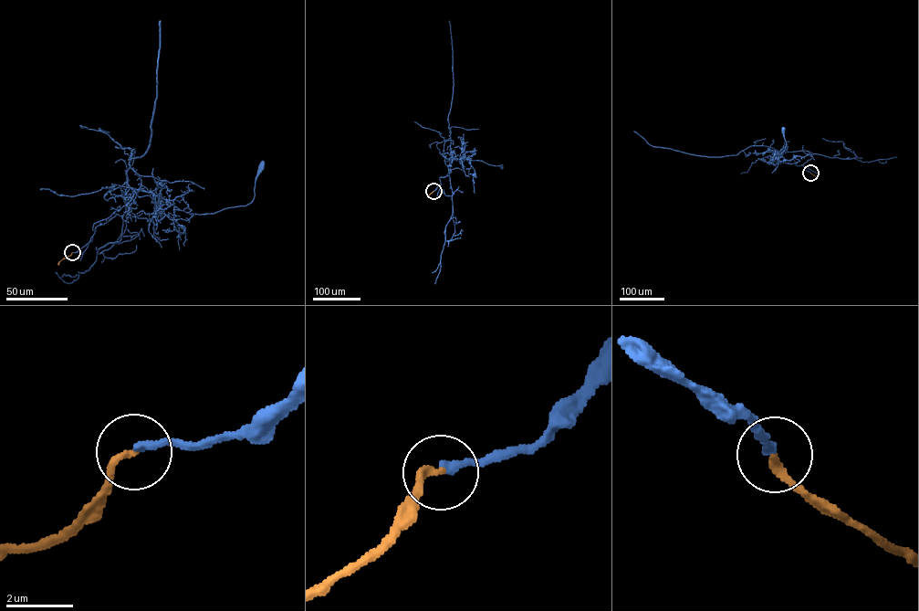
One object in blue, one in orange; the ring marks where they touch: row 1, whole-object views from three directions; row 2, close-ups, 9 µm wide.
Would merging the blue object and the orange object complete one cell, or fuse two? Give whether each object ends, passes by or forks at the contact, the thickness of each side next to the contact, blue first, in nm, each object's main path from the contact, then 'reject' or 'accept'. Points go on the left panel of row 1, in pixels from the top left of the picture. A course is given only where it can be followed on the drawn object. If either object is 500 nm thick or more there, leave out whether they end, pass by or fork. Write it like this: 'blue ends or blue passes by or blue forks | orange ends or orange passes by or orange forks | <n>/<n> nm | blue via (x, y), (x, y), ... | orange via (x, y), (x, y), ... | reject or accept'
blue ends | orange ends | 240/200 nm | blue via (72, 252), (123, 214), (121, 188), (111, 188), (126, 183), (189, 213), (213, 214), (250, 203), (262, 165) | orange via (72, 252), (58, 265) | accept

